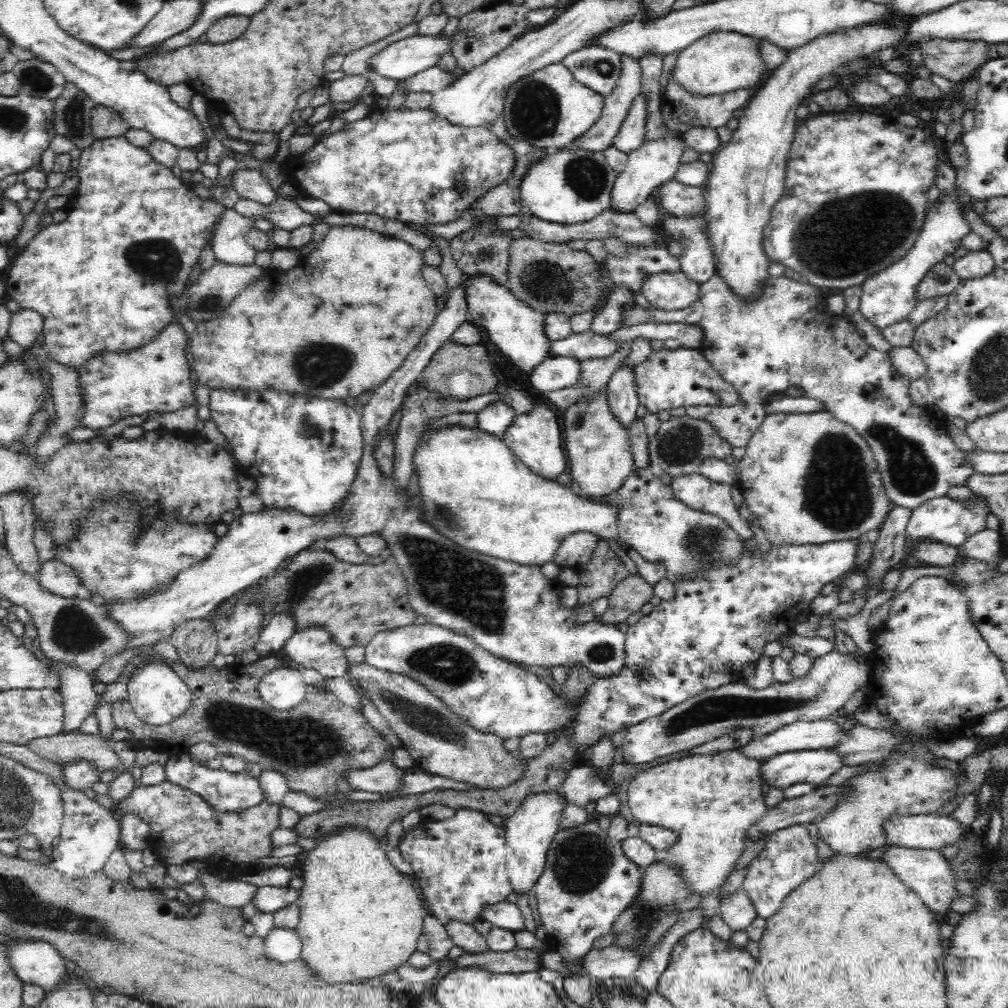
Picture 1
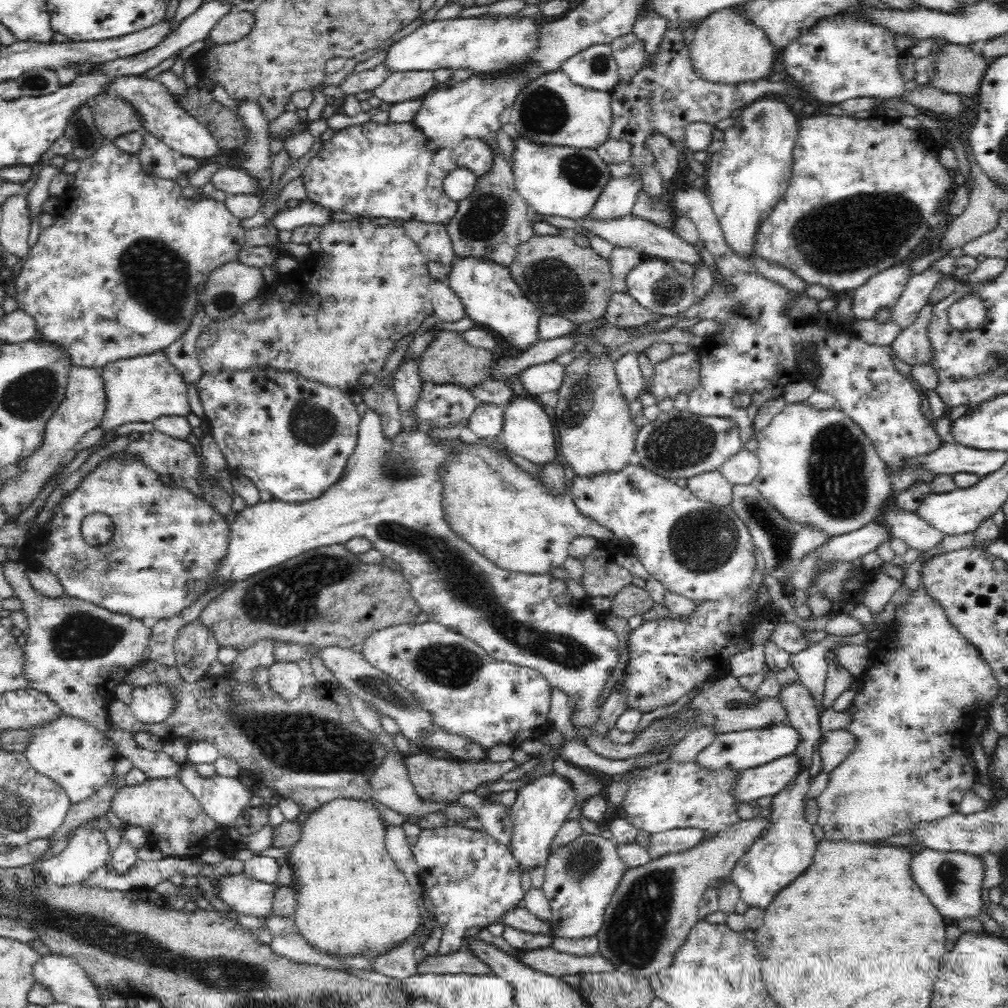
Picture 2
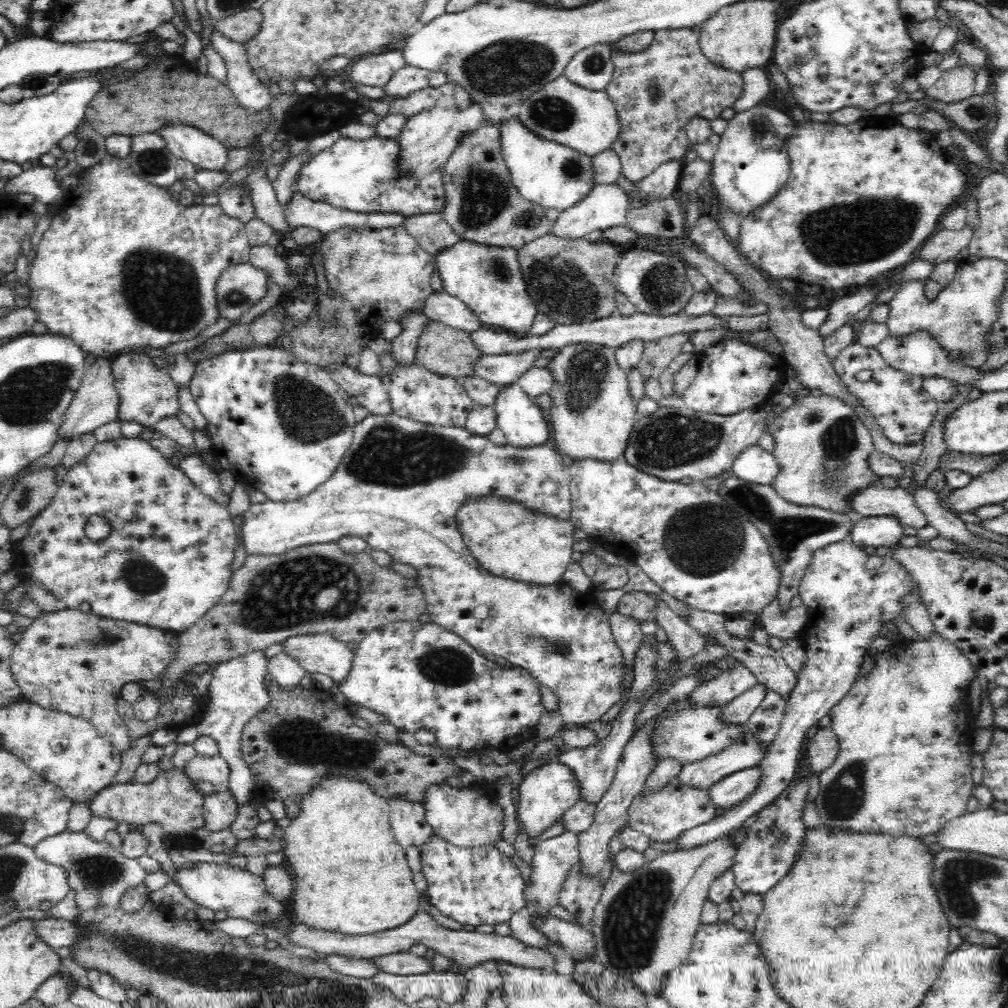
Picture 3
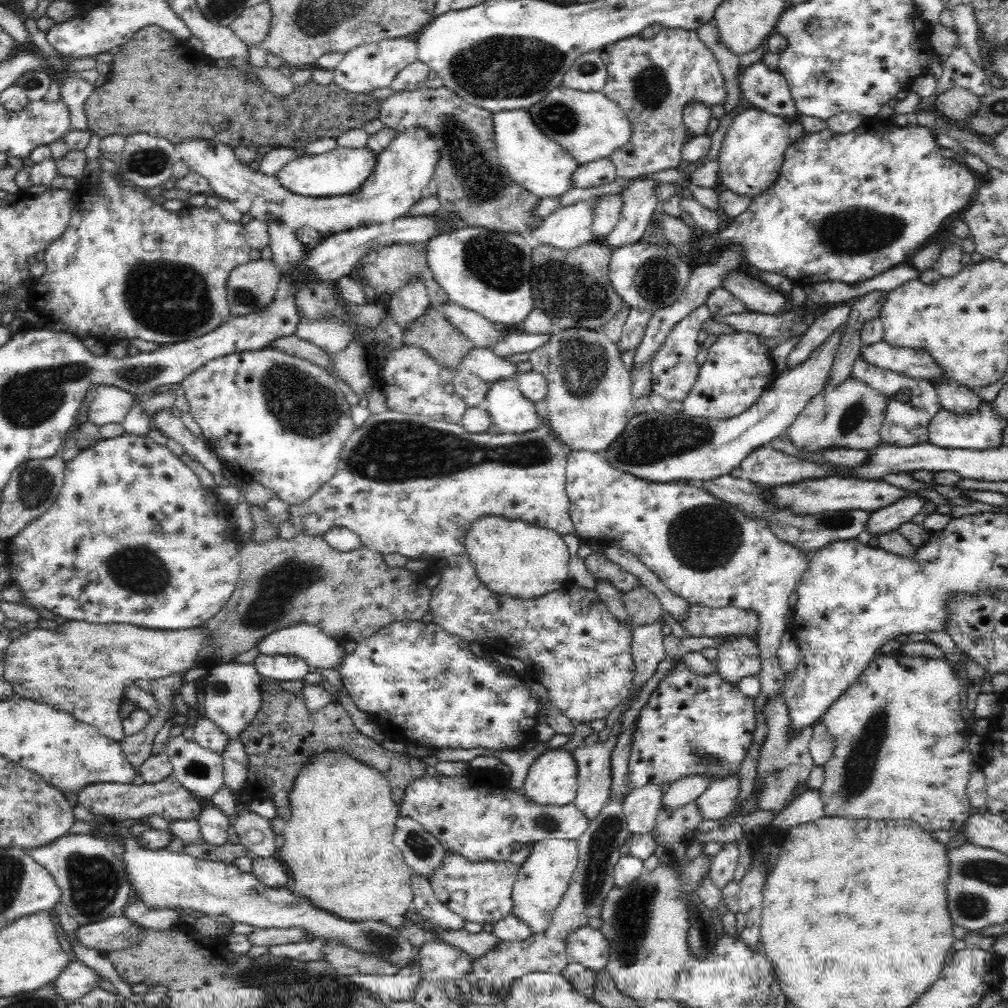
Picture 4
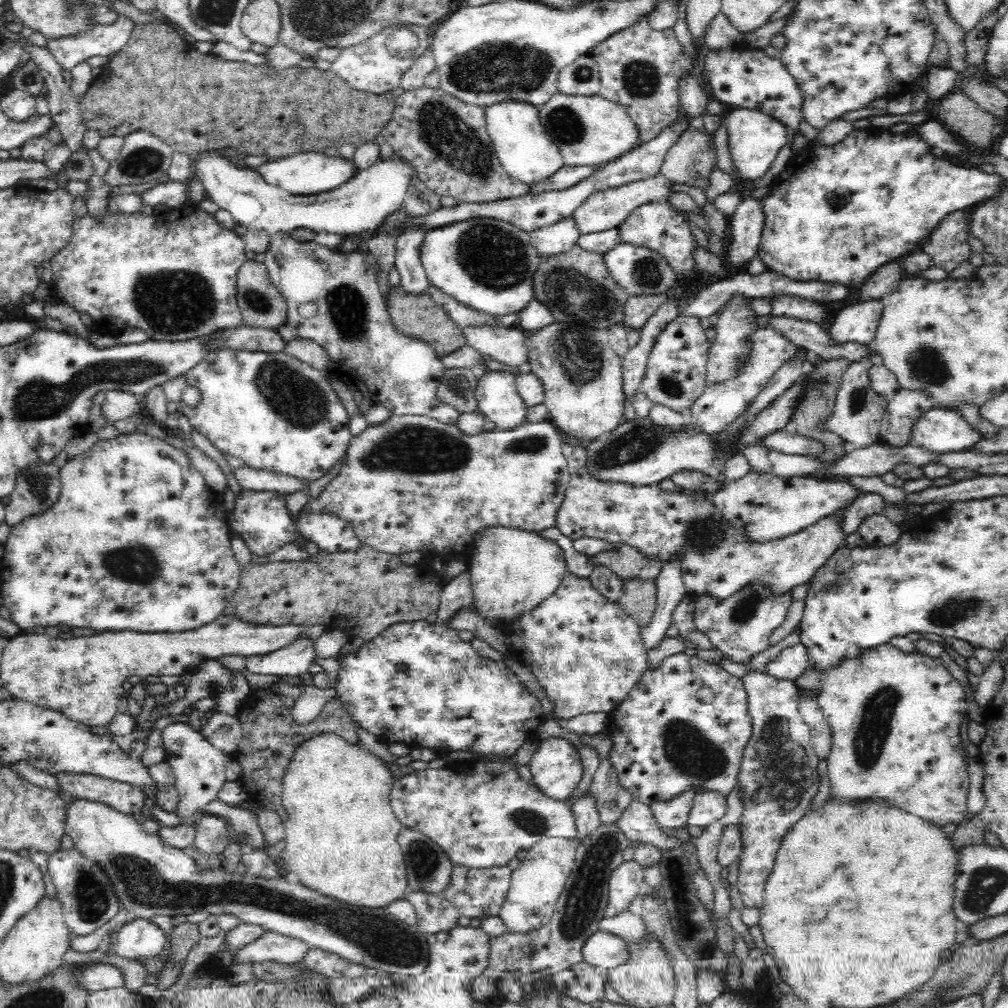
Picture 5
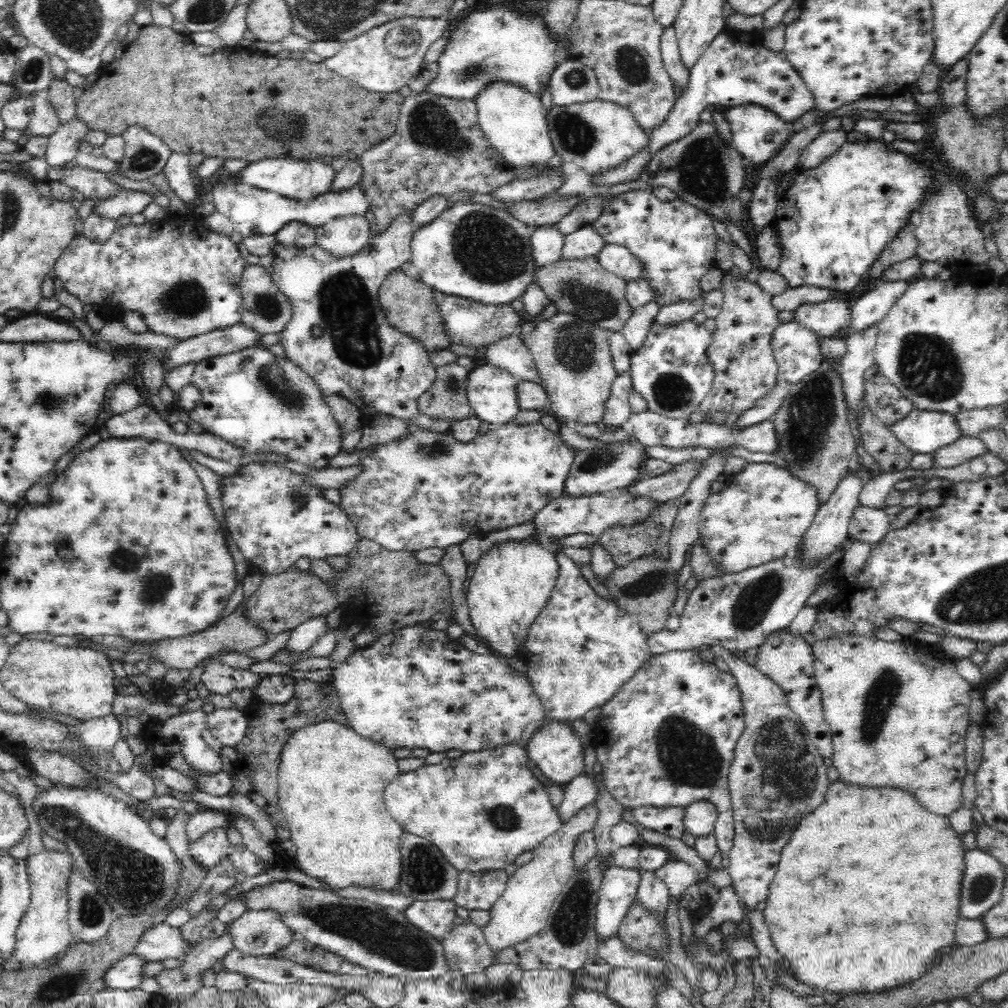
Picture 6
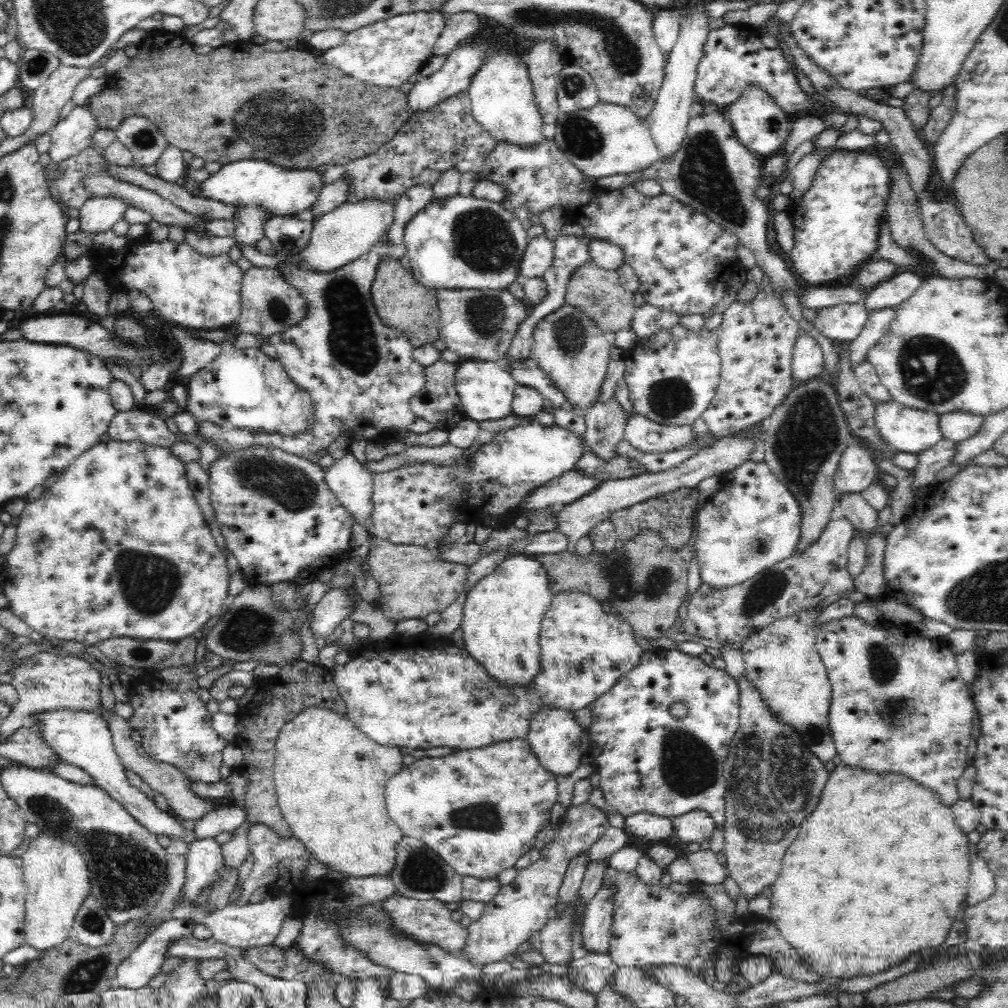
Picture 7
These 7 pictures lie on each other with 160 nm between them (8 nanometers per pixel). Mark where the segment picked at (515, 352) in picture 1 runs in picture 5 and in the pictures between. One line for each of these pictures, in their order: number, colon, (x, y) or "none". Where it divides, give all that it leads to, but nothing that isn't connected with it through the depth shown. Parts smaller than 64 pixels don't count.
2: (491, 297)
3: (488, 279)
4: (489, 272)
5: (487, 264)

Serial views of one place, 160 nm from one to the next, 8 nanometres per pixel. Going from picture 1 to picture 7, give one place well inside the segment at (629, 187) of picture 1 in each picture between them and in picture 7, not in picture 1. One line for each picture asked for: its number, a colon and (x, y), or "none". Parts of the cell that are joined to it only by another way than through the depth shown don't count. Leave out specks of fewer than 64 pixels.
2: (616, 200)
3: (604, 206)
4: (569, 227)
5: (550, 240)
6: (546, 244)
7: (537, 257)

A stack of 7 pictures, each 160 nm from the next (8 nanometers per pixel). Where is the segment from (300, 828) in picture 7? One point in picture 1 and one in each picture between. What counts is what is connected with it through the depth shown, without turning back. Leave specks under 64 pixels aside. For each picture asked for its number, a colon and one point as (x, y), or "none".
1: (360, 917)
2: (351, 898)
3: (351, 876)
4: (338, 845)
5: (341, 836)
6: (331, 780)

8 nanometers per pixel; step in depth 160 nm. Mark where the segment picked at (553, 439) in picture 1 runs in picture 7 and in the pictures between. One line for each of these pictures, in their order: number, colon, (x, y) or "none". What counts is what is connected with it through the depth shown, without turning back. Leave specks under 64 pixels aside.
2: (528, 430)
3: (522, 422)
4: (509, 410)
5: (497, 397)
6: (491, 392)
7: (486, 389)

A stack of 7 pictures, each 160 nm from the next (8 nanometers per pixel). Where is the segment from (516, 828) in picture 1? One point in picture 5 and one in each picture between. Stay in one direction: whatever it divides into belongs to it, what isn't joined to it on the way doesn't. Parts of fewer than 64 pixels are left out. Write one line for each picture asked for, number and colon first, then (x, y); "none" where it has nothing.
2: (541, 806)
3: (546, 792)
4: (552, 779)
5: (556, 765)

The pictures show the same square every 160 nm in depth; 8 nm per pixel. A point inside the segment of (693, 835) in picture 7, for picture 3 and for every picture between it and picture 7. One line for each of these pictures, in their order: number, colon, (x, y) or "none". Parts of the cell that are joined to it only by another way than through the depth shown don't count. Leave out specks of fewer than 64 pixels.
3: (726, 793)
4: (716, 801)
5: (707, 807)
6: (699, 818)

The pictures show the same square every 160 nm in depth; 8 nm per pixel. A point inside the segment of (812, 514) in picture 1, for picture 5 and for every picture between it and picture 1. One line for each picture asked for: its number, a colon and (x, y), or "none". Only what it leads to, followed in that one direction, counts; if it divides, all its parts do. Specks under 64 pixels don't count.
2: (817, 466)
3: (821, 444)
4: (850, 416)
5: (858, 412)

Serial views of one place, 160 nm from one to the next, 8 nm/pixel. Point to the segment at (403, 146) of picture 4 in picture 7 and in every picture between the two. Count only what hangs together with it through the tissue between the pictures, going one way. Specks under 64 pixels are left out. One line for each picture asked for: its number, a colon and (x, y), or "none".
5: (359, 205)
6: (252, 211)
7: (248, 226)

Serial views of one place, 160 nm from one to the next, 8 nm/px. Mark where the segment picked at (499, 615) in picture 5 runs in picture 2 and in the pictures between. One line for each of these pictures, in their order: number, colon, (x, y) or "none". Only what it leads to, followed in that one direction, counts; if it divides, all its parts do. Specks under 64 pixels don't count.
2: (509, 518)
3: (509, 542)
4: (513, 558)

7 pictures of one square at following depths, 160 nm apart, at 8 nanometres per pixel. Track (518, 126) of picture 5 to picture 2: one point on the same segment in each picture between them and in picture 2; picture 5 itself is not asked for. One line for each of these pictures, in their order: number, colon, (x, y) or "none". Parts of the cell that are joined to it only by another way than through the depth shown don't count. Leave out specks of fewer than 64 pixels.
2: (555, 180)
3: (552, 175)
4: (537, 163)

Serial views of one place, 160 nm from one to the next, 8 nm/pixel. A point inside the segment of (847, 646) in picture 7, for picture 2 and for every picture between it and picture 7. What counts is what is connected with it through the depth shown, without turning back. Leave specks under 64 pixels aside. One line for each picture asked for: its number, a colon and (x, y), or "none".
2: (909, 766)
3: (903, 767)
4: (901, 753)
5: (895, 717)
6: (898, 712)

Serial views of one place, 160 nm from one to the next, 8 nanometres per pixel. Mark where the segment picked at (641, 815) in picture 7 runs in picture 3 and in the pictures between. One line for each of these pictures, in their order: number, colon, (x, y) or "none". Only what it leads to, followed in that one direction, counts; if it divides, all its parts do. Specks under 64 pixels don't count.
3: (747, 753)
4: (684, 791)
5: (672, 814)
6: (668, 822)

